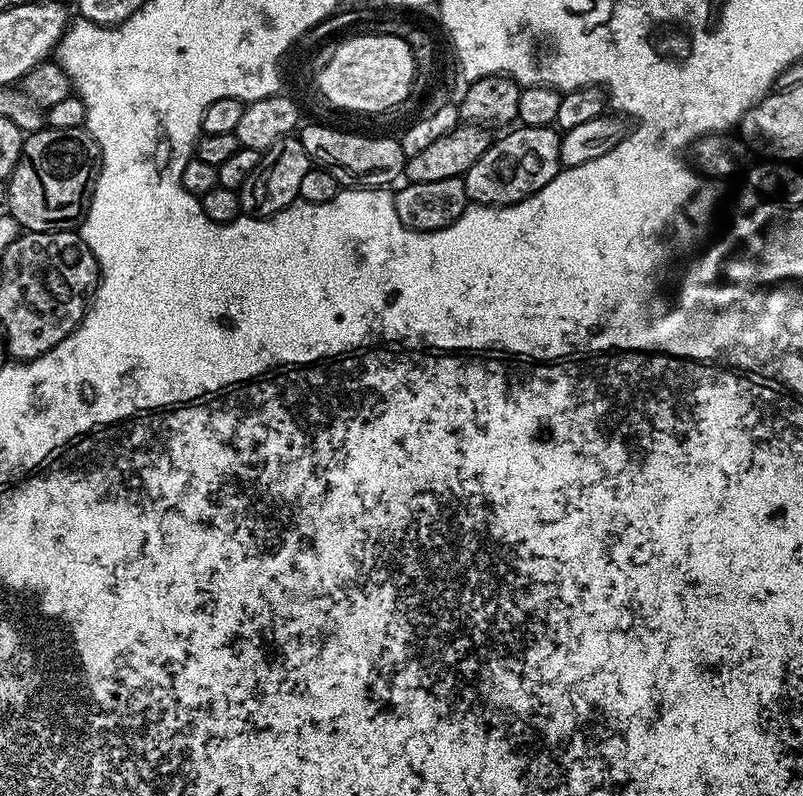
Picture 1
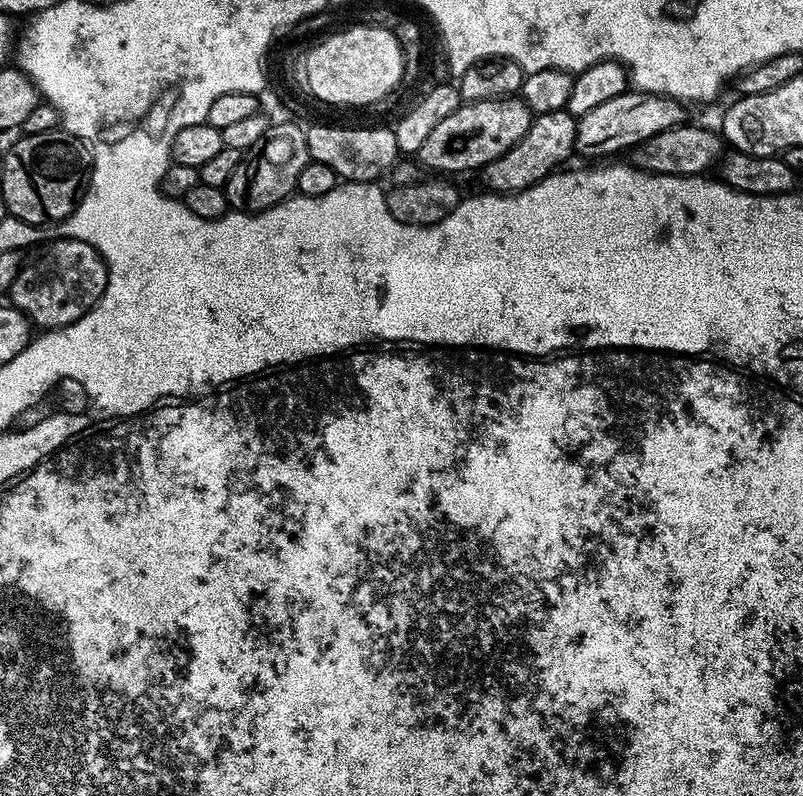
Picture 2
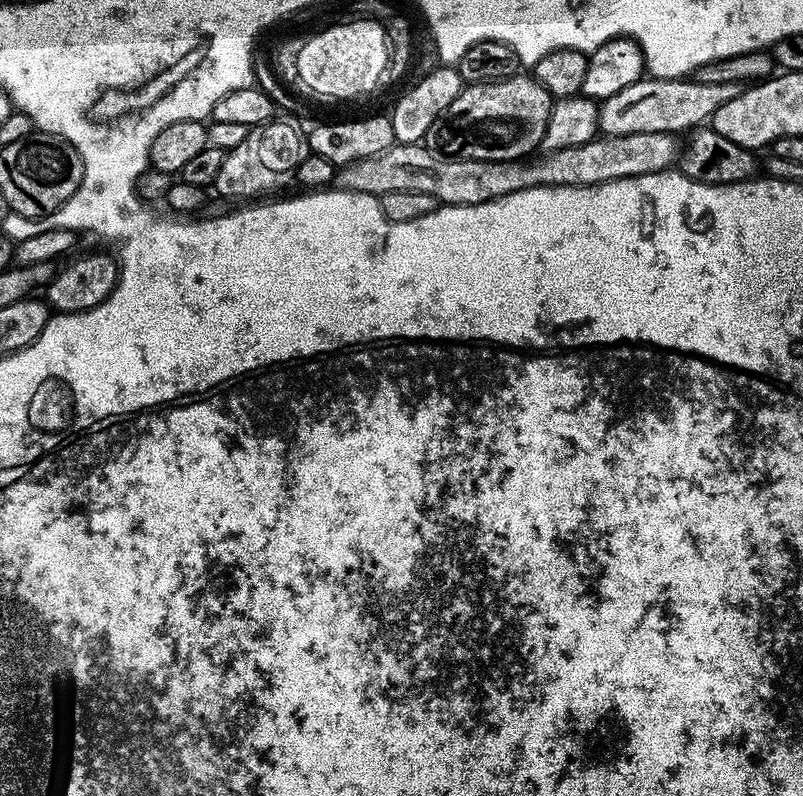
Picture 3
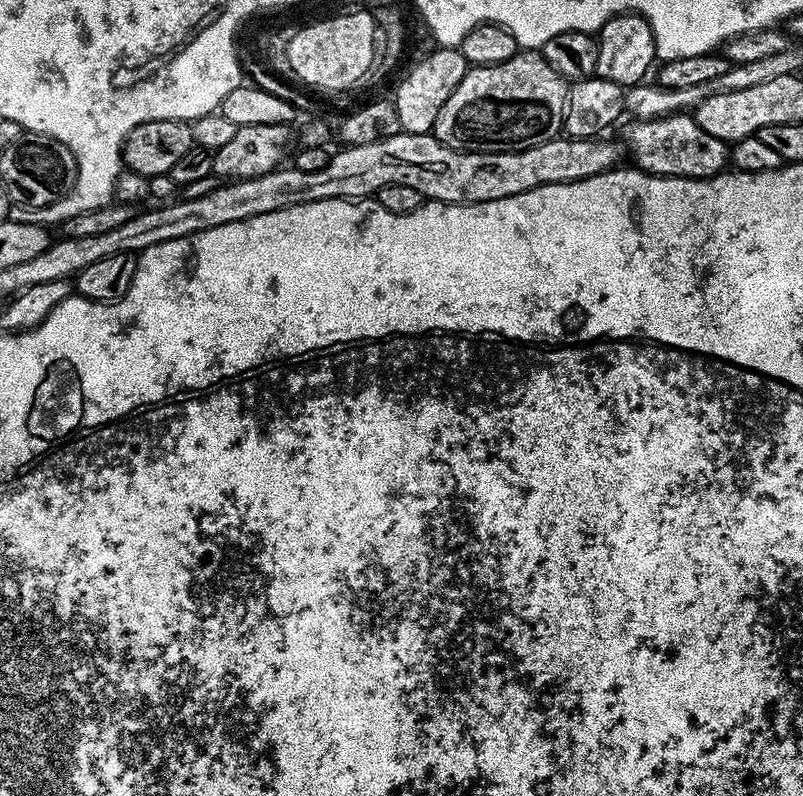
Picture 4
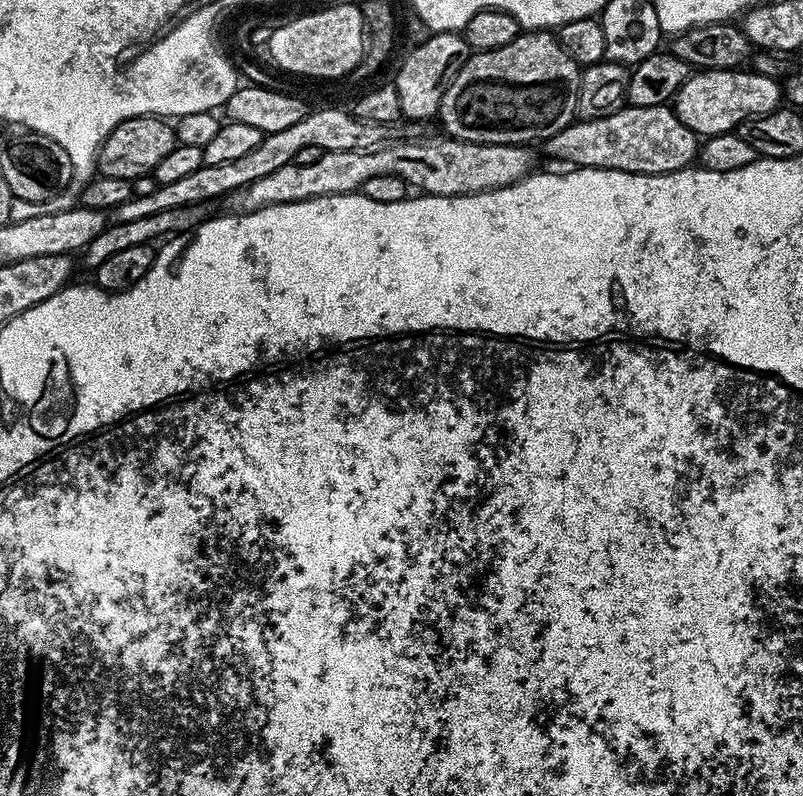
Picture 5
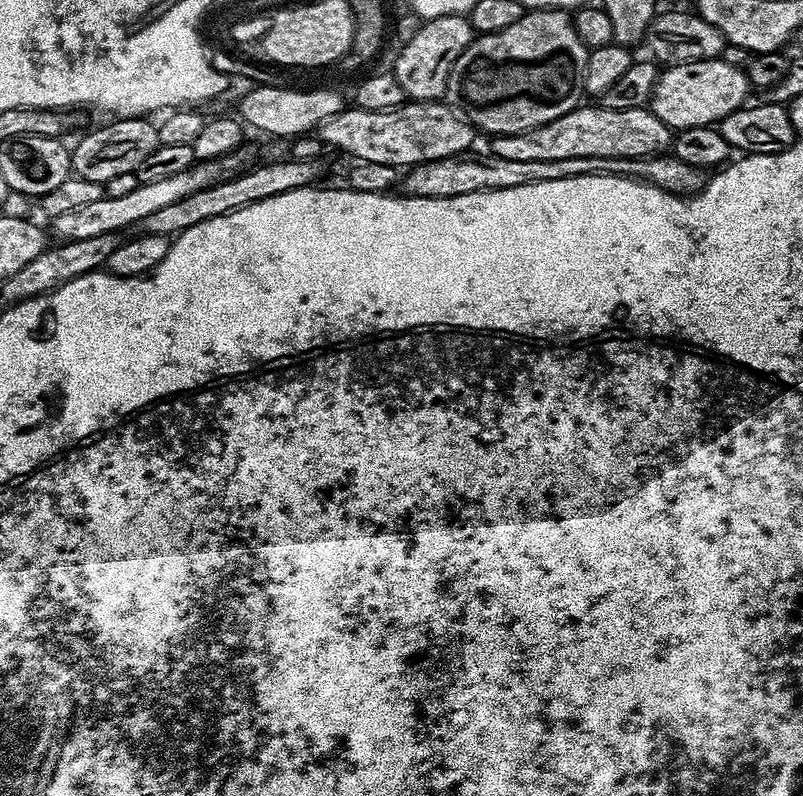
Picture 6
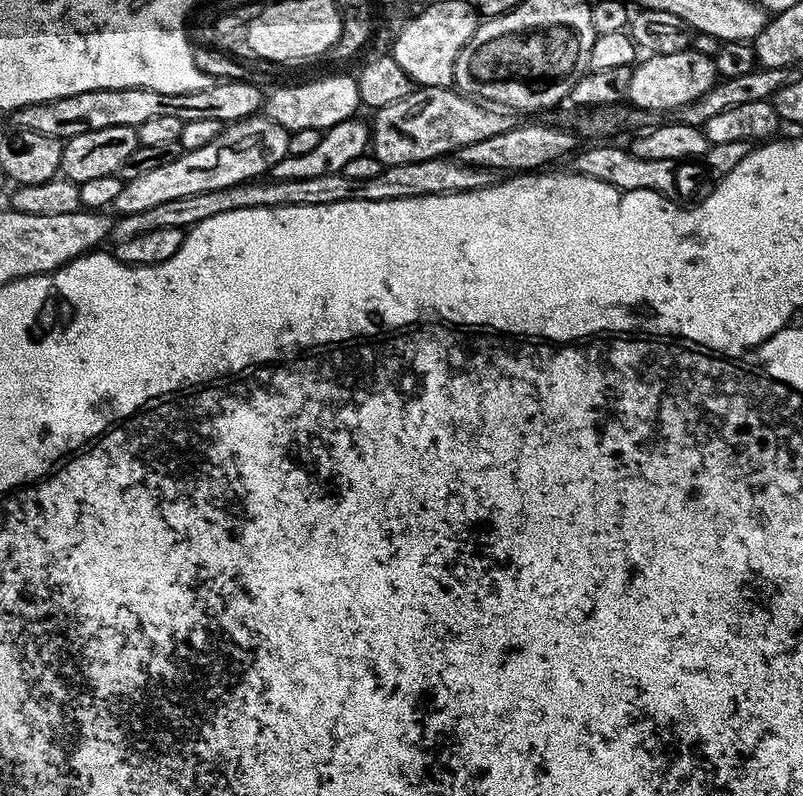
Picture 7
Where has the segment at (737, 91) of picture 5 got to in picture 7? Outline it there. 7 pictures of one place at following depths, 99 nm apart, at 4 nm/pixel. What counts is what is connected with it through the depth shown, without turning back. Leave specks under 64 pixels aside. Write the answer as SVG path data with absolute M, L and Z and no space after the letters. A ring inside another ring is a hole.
M689 50L678 54L648 54L633 67L626 100L633 108L672 114L676 109L694 102L694 98L702 98L706 90L716 85L717 79L713 57L701 52Z

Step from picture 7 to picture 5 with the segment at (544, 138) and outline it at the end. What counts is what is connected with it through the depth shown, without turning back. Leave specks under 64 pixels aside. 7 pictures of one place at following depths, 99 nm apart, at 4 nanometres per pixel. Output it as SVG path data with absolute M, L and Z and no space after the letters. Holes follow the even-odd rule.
M668 104L662 106L625 106L606 118L573 119L558 134L543 141L548 156L565 160L576 168L605 168L632 172L636 176L661 176L677 172L697 163L701 137L686 122L676 117Z

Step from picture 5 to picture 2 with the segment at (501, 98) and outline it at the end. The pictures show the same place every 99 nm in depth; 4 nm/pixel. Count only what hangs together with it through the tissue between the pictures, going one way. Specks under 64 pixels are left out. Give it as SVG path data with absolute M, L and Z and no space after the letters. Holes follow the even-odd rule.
M520 98L503 100L474 100L461 103L450 118L442 118L430 133L430 138L422 142L418 153L421 165L425 164L432 174L452 174L448 172L468 172L471 168L483 169L491 160L497 160L506 150L510 150L526 134L532 125L534 114Z

